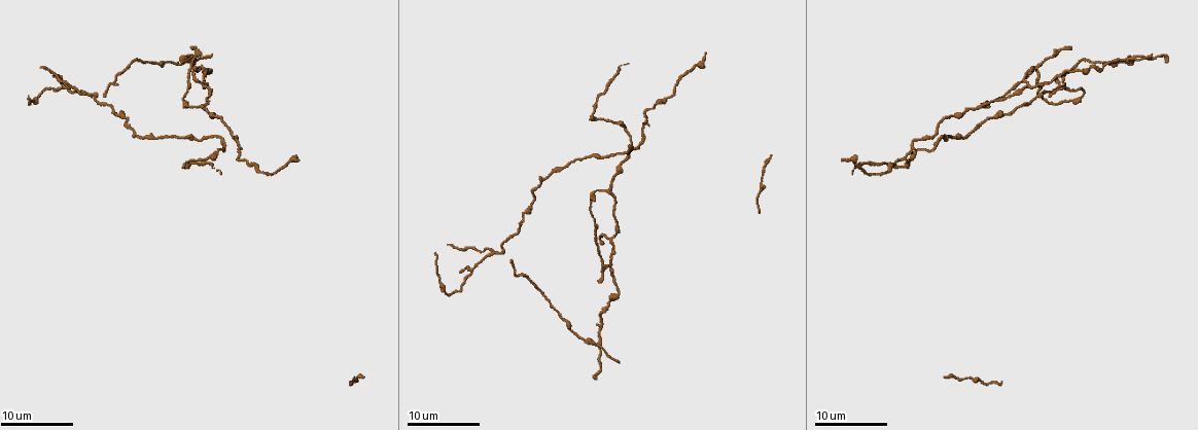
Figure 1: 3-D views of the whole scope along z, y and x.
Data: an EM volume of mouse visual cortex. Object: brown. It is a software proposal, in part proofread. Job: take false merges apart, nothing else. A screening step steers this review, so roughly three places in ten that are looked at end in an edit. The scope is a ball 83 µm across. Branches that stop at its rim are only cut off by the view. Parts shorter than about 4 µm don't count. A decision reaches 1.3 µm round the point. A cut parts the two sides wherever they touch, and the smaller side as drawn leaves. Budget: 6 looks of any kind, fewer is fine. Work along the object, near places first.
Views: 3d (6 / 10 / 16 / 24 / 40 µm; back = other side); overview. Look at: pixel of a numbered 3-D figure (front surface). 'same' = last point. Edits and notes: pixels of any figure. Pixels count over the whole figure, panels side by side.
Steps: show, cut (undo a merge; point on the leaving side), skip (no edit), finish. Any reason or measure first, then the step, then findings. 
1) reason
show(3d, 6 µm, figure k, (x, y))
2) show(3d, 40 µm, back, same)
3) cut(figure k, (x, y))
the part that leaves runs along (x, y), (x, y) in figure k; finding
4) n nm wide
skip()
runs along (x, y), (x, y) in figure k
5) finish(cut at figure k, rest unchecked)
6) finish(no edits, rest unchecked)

show(3d, 10 µm, figure 1, (673, 93))

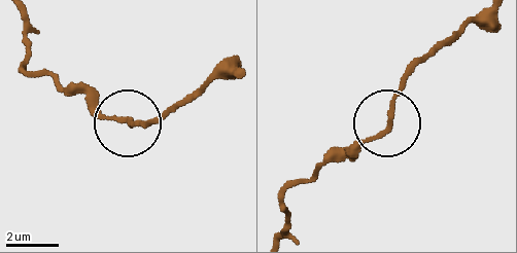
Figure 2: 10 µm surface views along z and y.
side arm 8 µm
skip()
runs along (285, 236), (293, 189), (358, 149), (379, 130), (405, 65) in figure 2; all the same neuron

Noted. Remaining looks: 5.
three arms meet
show(3d, 6 µm, figure 1, (938, 139))

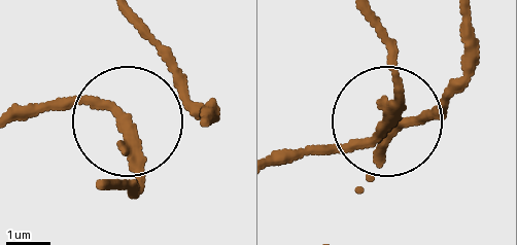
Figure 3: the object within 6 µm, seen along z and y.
3 arms
skip()
runs along (413, 120), (439, 102), (387, 120), (398, 58) in figure 3; continuous, no second neuron

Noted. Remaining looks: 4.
two arms in line, one across
show(3d, 16 µm, figure 1, (492, 251))

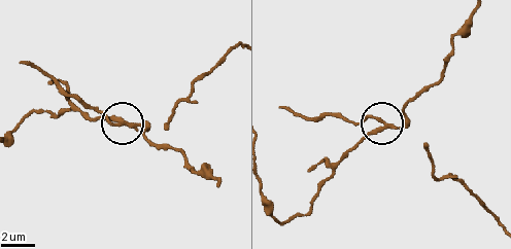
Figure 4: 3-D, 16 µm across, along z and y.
3 arms
cut(figure 4, (106, 120))
the part that leaves runs along (129, 127), (113, 123), (84, 108), (56, 80), (20, 64) in figure 4; two neurons meet here

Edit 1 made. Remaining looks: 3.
finish(cut at figure 4, rest unchecked)

